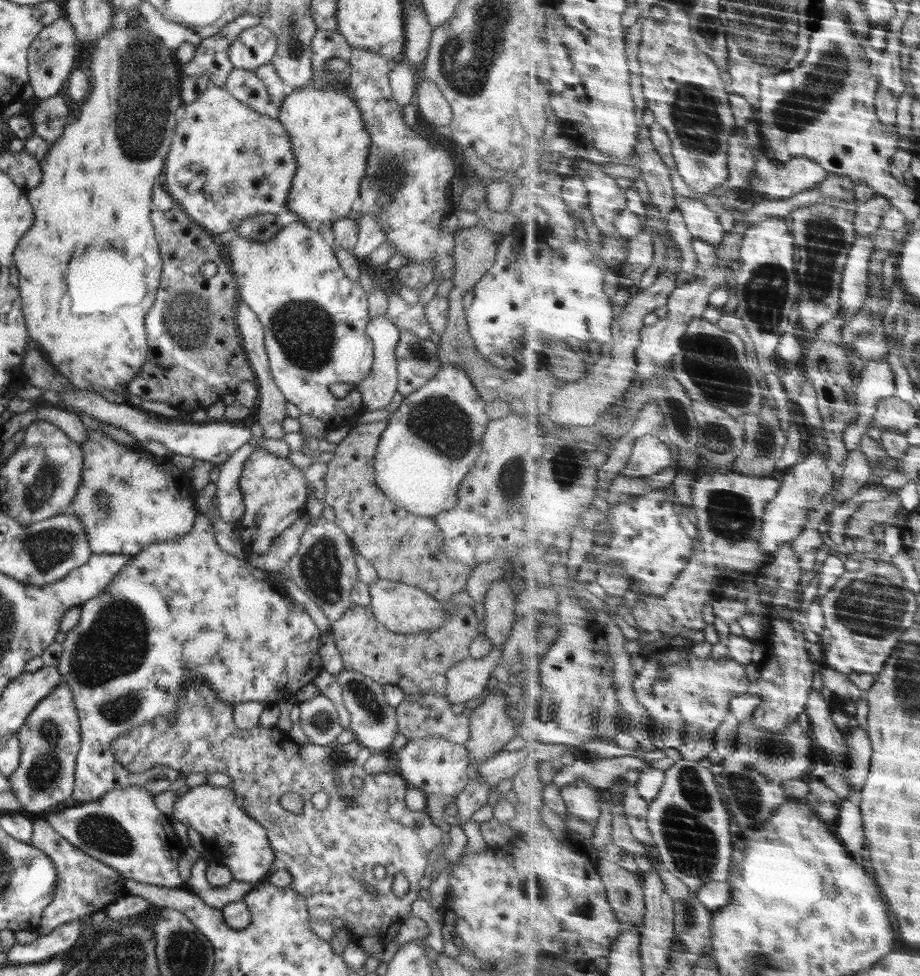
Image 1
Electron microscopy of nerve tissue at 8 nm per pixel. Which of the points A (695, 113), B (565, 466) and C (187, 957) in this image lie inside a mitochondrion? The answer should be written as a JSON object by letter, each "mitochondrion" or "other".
{"A":"mitochondrion","B":"mitochondrion","C":"mitochondrion"}

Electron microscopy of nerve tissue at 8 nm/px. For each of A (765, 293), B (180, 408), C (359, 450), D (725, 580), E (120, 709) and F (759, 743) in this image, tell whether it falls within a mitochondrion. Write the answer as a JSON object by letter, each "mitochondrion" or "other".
{"A":"mitochondrion","B":"other","C":"other","D":"other","E":"mitochondrion","F":"mitochondrion"}

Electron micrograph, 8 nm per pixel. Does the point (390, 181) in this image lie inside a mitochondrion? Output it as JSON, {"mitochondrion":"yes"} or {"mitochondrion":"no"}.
{"mitochondrion":"yes"}

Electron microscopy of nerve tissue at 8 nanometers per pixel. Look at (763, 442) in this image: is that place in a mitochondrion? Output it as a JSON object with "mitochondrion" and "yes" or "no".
{"mitochondrion":"yes"}

